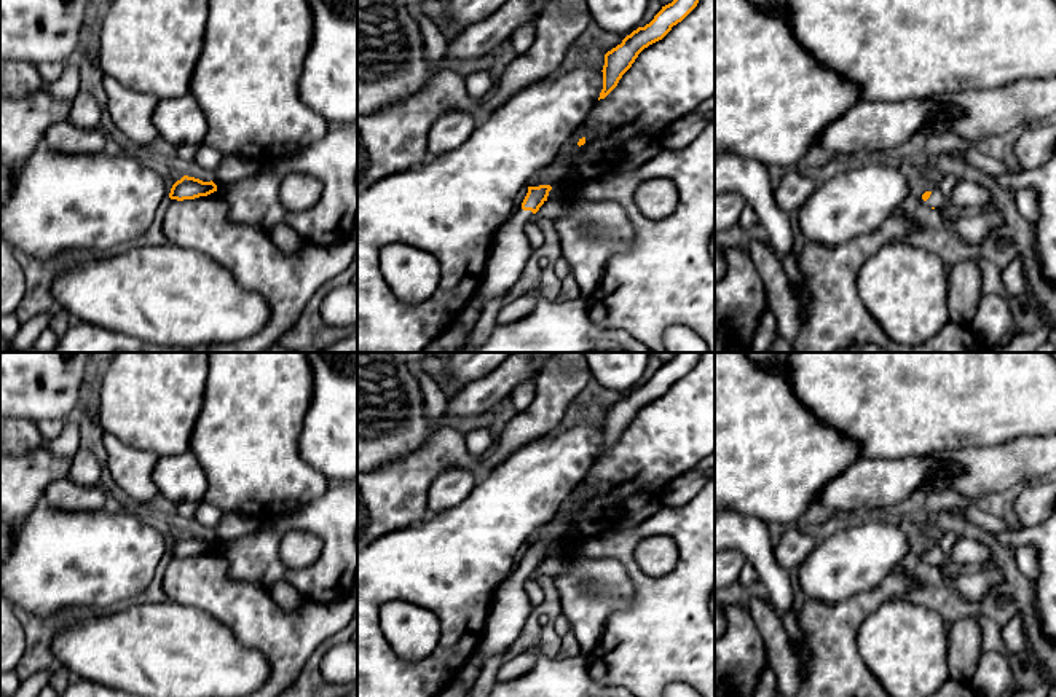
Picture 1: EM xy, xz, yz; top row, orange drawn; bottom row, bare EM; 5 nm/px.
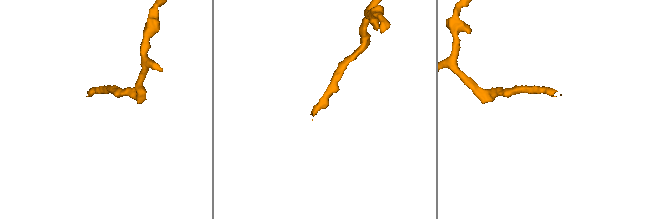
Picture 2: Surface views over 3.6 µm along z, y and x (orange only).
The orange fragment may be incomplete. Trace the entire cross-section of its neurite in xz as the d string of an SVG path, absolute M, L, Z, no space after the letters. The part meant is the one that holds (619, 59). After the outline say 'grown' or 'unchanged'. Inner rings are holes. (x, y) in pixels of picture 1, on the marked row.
M673 0L662 6L654 19L644 27L638 27L627 35L621 45L605 54L603 89L600 99L605 99L619 83L622 75L632 67L638 54L649 45L662 40L673 26L681 22L699 0Z; unchanged

